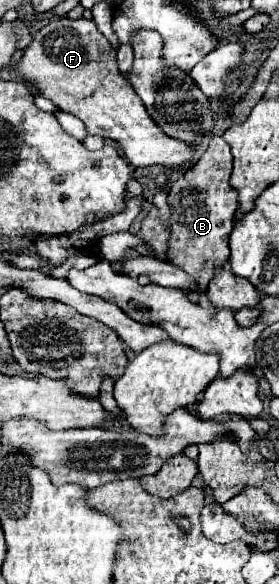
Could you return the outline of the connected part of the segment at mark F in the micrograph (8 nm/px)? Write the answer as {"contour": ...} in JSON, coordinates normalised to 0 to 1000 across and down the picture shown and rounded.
{"contour":[[[179,31],[93,82],[57,120],[72,130],[129,144],[143,161],[179,168],[208,188],[287,202],[315,229],[416,240],[473,284],[581,284],[631,295],[688,281],[703,260],[695,250],[595,233],[581,219],[545,209],[466,140],[423,127],[409,82],[351,55],[337,34]]]}

